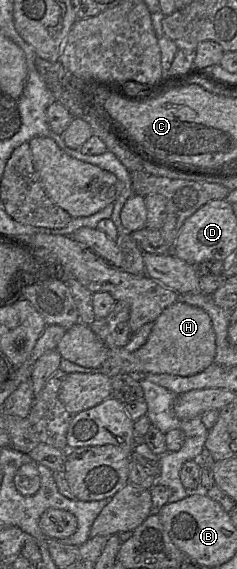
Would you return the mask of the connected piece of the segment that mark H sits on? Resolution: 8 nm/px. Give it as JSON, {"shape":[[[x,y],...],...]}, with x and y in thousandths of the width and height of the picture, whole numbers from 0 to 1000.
{"shape":[[[747,529],[709,538],[650,564],[612,605],[565,619],[523,610],[456,613],[456,629],[435,650],[532,657],[717,657],[806,661],[852,654],[911,624],[907,583],[882,554],[844,540]]]}

